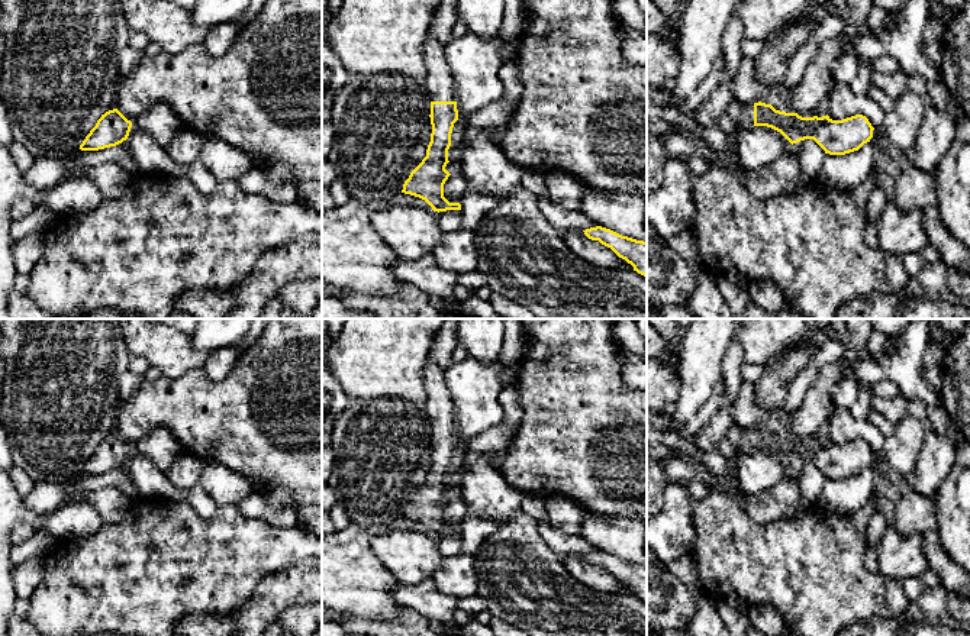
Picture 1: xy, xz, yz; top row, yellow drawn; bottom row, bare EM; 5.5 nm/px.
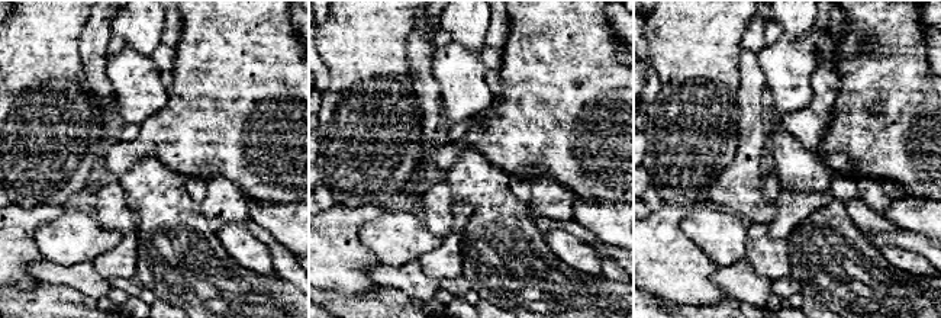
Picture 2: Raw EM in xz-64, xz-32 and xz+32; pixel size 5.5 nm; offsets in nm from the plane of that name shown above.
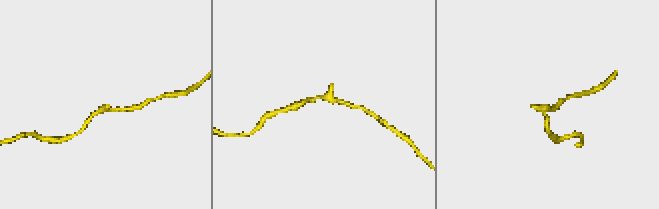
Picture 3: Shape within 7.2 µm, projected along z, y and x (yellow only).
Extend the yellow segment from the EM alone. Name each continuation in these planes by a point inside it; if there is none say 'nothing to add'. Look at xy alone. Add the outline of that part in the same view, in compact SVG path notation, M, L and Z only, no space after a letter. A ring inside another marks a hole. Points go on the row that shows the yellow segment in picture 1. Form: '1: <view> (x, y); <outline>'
nothing to add

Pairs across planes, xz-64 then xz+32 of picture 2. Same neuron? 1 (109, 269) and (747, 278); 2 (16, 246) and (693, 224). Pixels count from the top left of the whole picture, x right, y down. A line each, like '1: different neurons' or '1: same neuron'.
1: different neurons
2: different neurons

